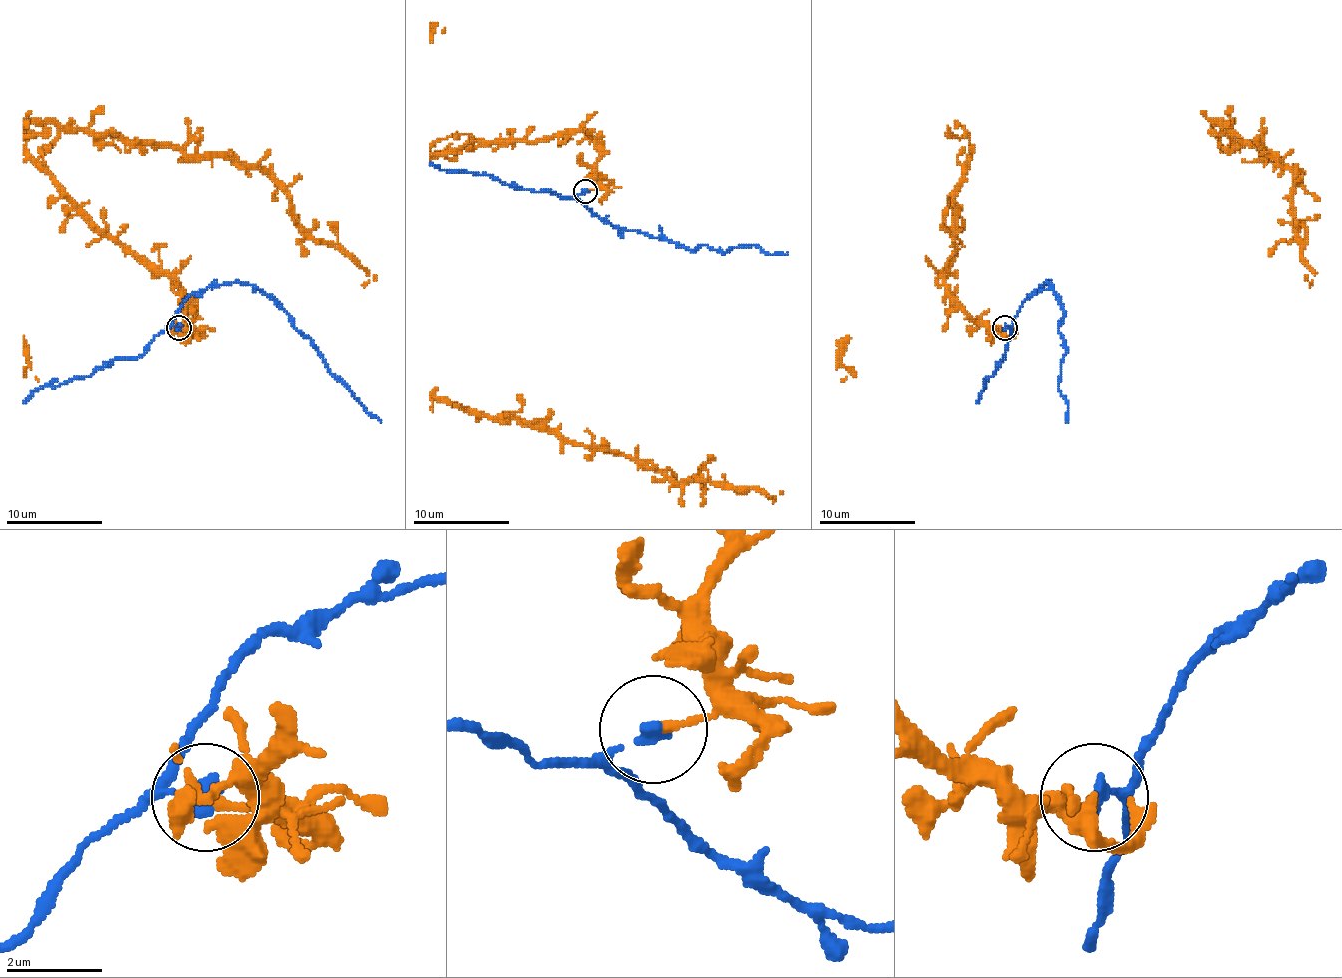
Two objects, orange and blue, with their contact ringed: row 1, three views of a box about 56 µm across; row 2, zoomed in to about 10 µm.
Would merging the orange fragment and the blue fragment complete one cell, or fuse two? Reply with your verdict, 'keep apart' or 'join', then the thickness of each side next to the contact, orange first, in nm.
keep apart | 190/320 nm

